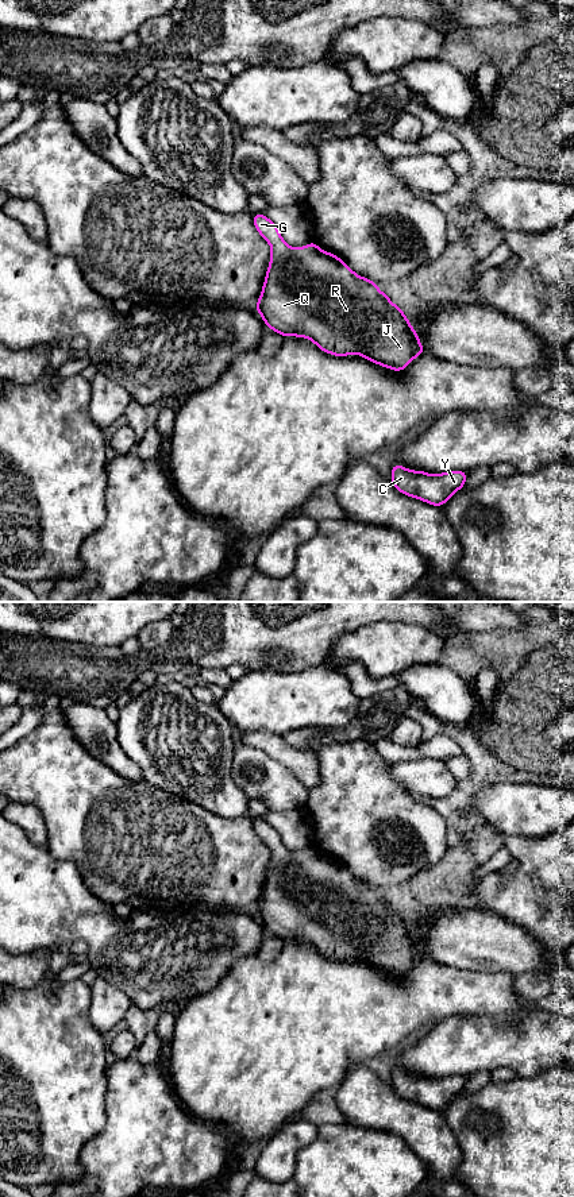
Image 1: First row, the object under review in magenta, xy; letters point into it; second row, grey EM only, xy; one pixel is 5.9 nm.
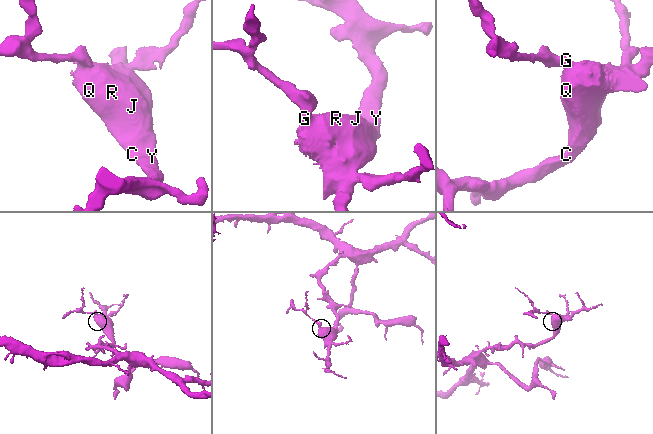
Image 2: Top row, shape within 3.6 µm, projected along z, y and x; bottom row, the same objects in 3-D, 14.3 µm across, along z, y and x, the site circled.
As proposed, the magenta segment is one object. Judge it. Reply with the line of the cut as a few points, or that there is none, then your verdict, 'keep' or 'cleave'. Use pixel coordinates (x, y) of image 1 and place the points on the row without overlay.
no cut; keep

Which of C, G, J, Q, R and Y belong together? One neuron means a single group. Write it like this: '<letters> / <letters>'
C G J Q R Y

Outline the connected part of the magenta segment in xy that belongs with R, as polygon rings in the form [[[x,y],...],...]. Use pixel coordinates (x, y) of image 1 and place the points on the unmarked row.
[[[262,818],[254,819],[253,827],[271,852],[270,869],[255,910],[267,932],[284,942],[307,942],[323,957],[336,961],[358,958],[394,976],[402,976],[416,961],[425,957],[404,916],[375,891],[375,887],[357,880],[347,868],[336,860],[323,856],[313,846],[303,853],[289,852],[276,829]]]

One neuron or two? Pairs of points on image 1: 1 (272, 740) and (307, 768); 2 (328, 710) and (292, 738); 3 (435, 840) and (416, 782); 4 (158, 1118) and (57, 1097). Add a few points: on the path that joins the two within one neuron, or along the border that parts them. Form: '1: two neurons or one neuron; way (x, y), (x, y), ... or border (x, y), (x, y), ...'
1: one neuron; way (280, 748), (299, 761)
2: two neurons; border (326, 729), (297, 728), (288, 730), (282, 736)
3: two neurons; border (388, 772), (411, 794)
4: two neurons; border (106, 1074), (106, 1124), (93, 1136)

